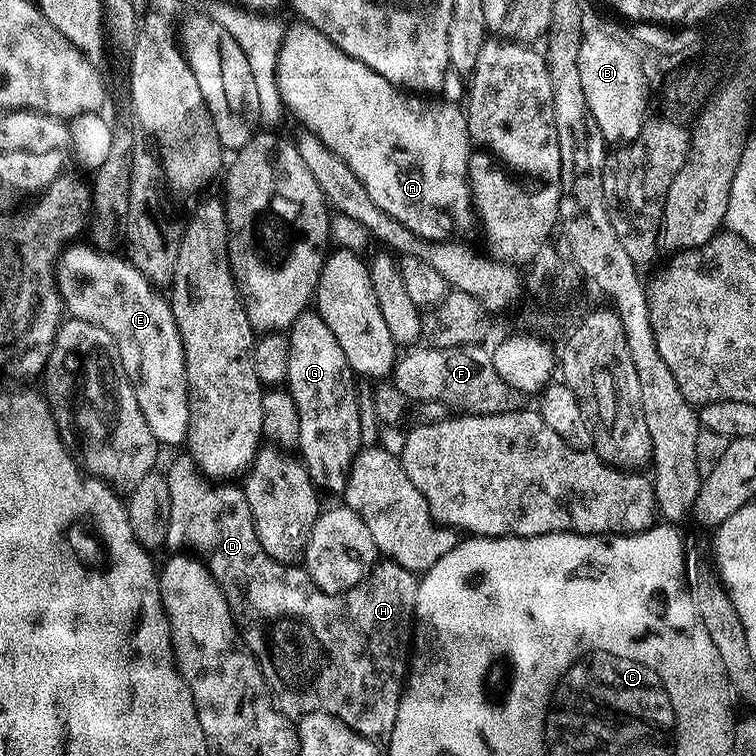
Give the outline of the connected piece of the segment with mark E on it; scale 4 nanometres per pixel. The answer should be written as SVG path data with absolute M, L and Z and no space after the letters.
M69 247L56 261L56 286L60 291L60 297L64 300L65 309L75 319L90 322L106 330L106 334L110 334L116 346L116 355L120 357L120 364L136 389L138 406L150 426L157 445L183 445L188 439L188 419L190 418L188 379L184 365L182 338L172 313L171 303L165 297L163 300L160 297L163 295L127 259L119 260L118 257L108 256L112 254L105 254L95 247L87 247Z

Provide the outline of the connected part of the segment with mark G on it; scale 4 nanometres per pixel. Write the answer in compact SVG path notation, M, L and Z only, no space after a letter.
M305 310L292 323L287 333L290 366L286 390L294 398L300 423L299 451L304 451L303 461L311 469L317 485L343 493L346 474L352 471L356 455L362 450L360 430L360 397L356 392L357 373L352 371L352 361L334 338L334 330L315 310Z

